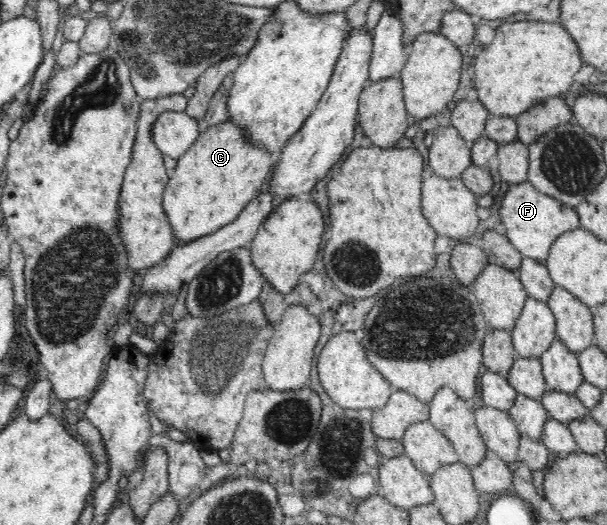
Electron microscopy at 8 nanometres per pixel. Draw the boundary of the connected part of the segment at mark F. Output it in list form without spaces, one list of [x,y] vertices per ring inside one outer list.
[[[528,181],[504,187],[499,215],[502,221],[500,229],[511,245],[521,255],[542,263],[549,255],[551,244],[557,237],[580,227],[579,216],[573,206],[561,203],[558,199],[537,191]]]

